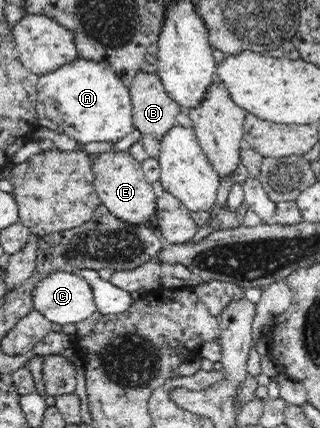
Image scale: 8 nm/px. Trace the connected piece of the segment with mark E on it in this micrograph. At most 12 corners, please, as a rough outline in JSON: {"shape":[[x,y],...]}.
{"shape":[[129,152],[101,153],[96,193],[113,216],[153,226],[157,195]]}

